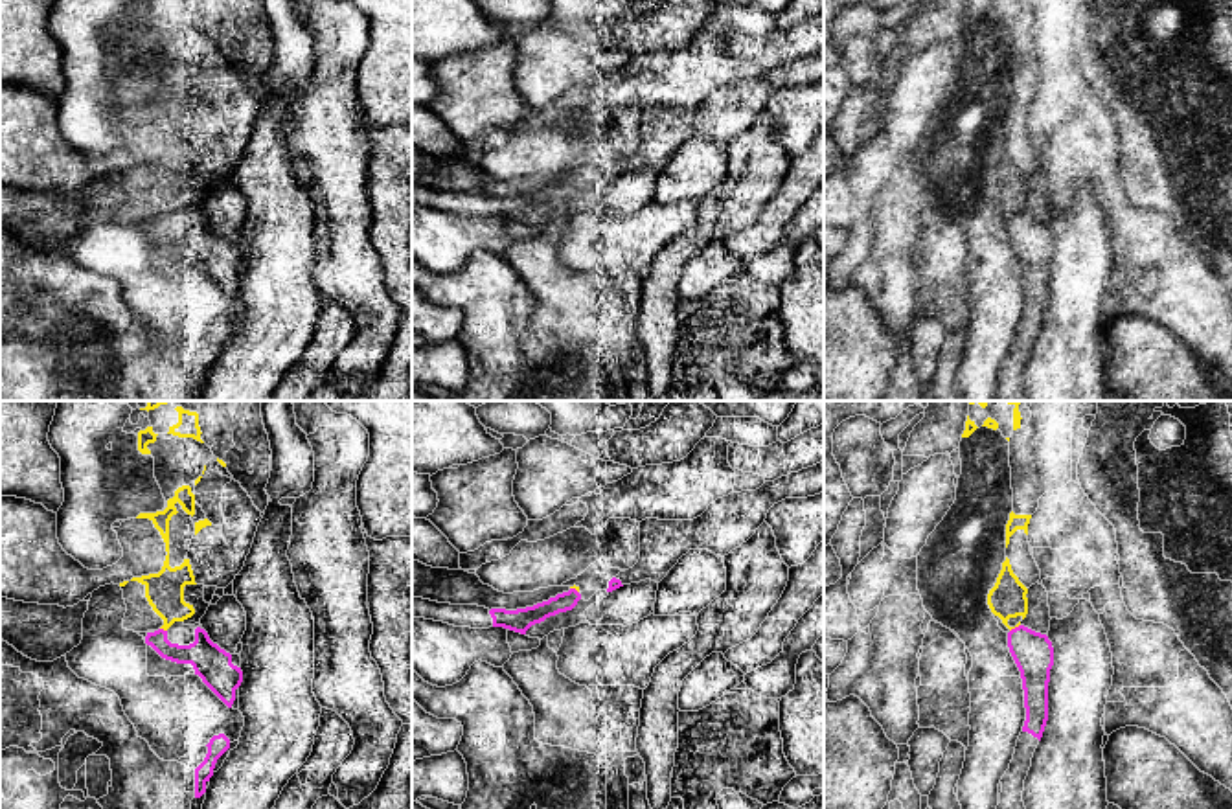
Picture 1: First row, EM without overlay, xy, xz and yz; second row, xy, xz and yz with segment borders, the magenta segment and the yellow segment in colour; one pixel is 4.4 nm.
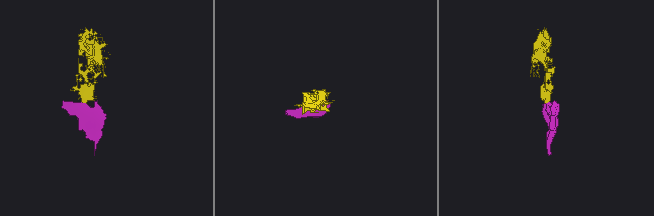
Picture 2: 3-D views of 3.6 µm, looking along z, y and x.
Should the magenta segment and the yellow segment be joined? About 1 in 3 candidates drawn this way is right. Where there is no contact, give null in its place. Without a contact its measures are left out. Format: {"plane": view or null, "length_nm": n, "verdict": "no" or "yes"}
{"plane": "yz", "length_nm": 60, "verdict": "no"}

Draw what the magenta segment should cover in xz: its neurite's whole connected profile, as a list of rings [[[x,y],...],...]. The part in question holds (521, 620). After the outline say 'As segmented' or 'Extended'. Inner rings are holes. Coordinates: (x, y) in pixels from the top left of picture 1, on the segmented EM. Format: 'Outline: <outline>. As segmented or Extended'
Outline: [[[576,588],[557,594],[548,601],[537,603],[533,607],[506,610],[506,609],[485,609],[478,605],[451,605],[438,603],[423,598],[412,598],[412,620],[425,618],[434,621],[443,621],[454,627],[471,627],[471,629],[489,629],[504,627],[520,634],[544,621],[550,616],[559,612],[572,610],[581,594]]]. Extended

